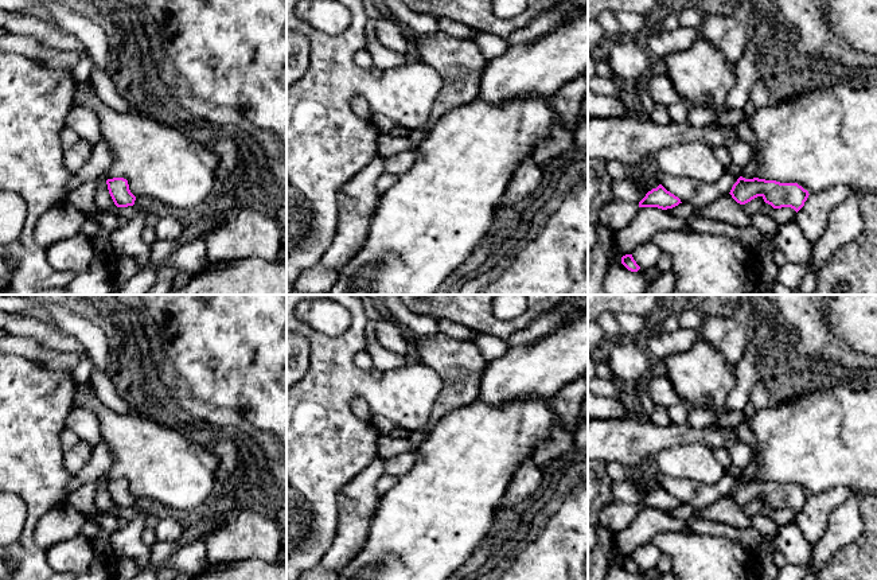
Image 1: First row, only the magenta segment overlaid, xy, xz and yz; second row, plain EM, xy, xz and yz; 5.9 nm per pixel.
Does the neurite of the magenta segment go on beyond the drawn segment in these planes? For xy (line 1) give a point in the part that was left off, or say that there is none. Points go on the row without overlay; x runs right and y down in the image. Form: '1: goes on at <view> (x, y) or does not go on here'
1: does not go on here

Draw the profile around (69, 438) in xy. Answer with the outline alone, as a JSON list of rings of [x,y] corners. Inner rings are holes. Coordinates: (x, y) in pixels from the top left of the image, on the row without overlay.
[[[66,427],[61,432],[61,443],[62,443],[62,449],[66,452],[79,443],[79,437],[73,429]]]

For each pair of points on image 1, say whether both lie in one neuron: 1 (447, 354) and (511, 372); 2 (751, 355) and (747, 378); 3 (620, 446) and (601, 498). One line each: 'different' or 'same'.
1: different
2: same
3: different

